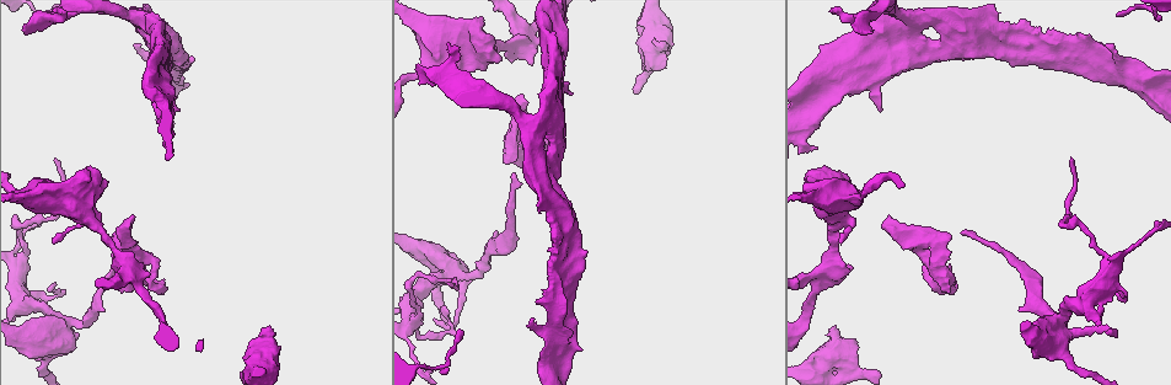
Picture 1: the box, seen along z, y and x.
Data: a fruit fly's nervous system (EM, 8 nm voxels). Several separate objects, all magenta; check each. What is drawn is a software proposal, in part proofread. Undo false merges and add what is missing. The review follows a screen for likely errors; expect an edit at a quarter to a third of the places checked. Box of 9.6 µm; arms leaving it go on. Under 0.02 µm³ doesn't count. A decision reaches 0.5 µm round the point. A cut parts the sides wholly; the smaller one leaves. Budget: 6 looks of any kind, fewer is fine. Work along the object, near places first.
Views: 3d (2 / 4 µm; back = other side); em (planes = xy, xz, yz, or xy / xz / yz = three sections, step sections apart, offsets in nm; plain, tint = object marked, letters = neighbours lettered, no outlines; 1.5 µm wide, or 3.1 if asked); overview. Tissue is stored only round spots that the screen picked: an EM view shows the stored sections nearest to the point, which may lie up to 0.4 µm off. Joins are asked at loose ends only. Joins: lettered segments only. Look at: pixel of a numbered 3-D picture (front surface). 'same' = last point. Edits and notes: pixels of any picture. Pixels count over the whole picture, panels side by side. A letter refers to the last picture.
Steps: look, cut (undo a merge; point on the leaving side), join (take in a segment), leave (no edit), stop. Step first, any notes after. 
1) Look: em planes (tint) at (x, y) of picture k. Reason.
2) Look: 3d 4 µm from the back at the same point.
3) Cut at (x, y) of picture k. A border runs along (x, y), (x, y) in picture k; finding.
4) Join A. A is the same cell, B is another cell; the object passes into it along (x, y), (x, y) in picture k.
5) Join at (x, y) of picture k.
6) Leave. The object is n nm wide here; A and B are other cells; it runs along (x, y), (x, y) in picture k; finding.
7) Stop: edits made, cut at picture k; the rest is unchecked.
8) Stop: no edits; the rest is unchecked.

Look: em xy step 4 (tint) at (429, 64) of picture 1. Calibre changes.

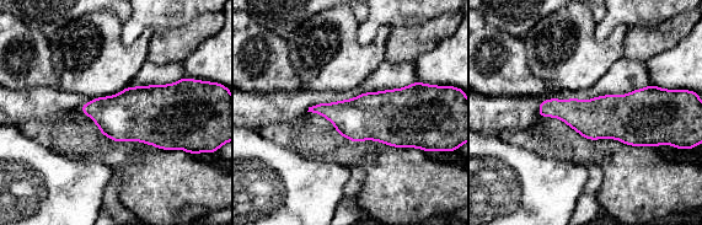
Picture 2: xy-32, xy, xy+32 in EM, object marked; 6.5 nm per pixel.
Look: em planes (letters) at the same point. Cut it another way.

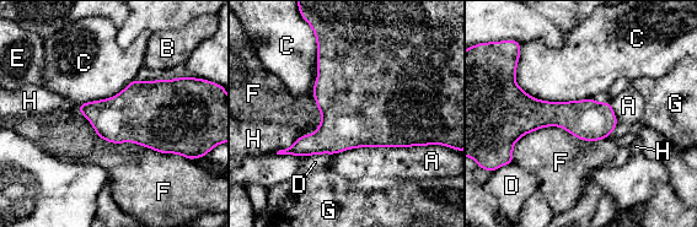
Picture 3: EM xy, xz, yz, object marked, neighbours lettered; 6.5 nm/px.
Leave. A, B, C, D, E, F, G and H are other cells; a border runs along (76, 108), (108, 141), (186, 157) in picture 3; all the same neuron.

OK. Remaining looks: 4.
Look: 3d 2 µm from the back at (850, 267) of picture 1. Free end.

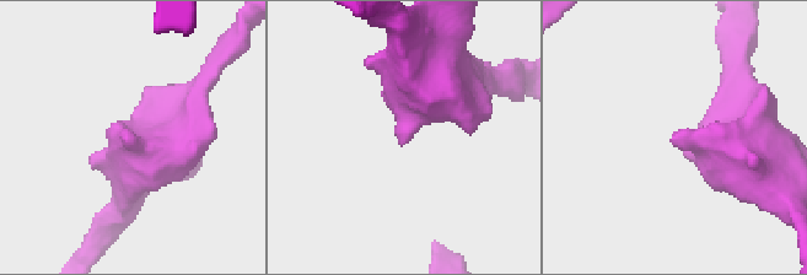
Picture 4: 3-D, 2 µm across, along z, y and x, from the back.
Look: em planes (letters) at (401, 142) of picture 4.

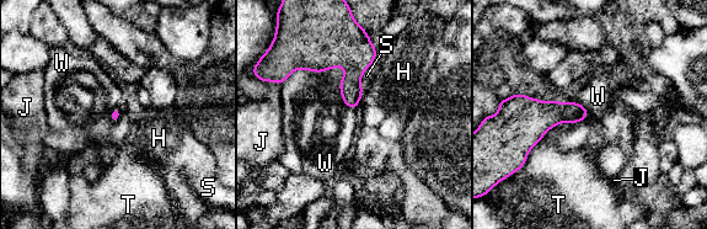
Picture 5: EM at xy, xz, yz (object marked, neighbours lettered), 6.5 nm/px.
Leave. H, J, S, T and W are other cells; a border runs along (280, 85), (341, 65), (355, 110) in picture 5; no lettered segment goes on from it.

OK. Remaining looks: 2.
Look: em planes (letters) at (418, 82) of picture 1. Free end.

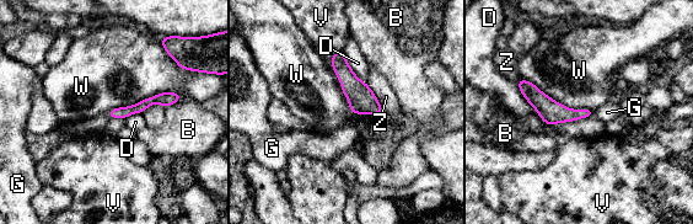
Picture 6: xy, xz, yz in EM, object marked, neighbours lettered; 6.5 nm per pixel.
Leave. The longest contact is with W, 500 nm; B, D, G, V, W and Z are other cells; none of them fits.

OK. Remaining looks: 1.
Stop: no edits; the rest is unchecked.

